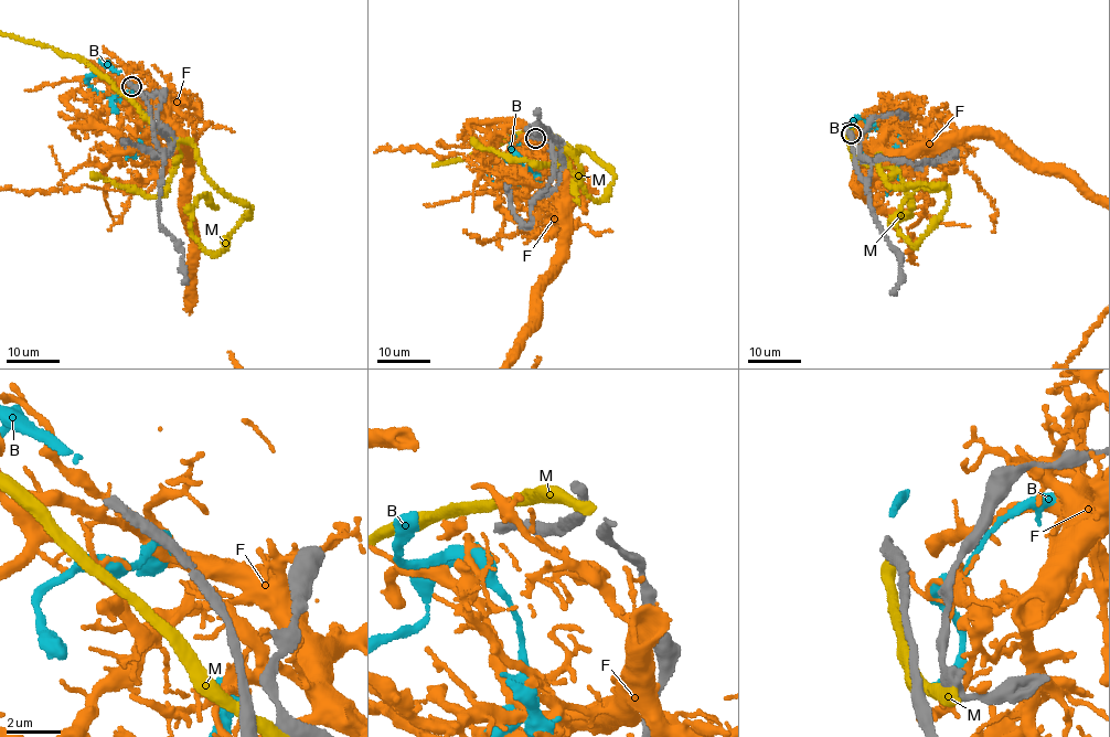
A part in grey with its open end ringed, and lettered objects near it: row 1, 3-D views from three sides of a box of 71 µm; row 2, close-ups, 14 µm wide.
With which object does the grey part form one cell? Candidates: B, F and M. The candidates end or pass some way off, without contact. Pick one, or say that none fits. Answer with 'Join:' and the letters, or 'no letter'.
Join: B

